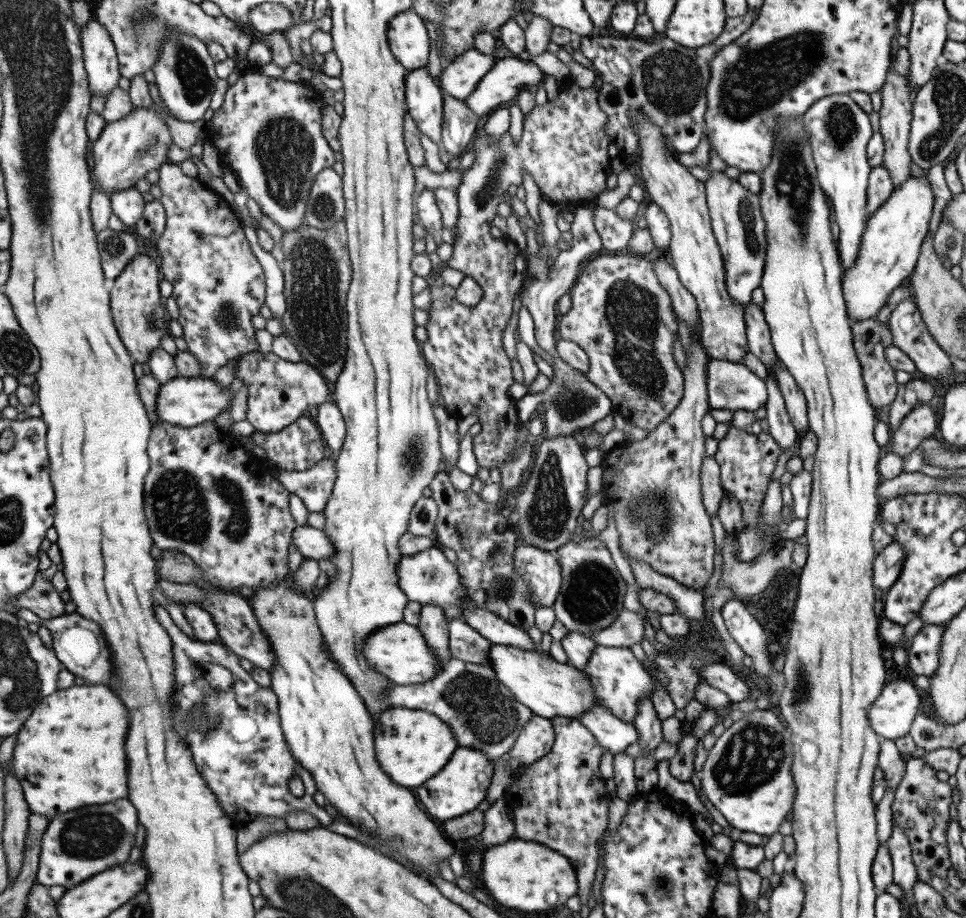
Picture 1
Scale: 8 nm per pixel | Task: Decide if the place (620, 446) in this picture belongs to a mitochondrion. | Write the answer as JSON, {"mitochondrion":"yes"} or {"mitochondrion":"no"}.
{"mitochondrion":"no"}

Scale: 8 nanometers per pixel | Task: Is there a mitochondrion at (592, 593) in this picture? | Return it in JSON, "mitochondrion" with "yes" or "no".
{"mitochondrion":"yes"}

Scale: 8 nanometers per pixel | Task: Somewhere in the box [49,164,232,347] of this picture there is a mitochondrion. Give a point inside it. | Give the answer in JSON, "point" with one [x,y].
{"point":[114,245]}

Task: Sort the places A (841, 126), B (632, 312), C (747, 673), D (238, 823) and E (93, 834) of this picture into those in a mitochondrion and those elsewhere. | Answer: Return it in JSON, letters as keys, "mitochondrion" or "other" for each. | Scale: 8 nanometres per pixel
{"A":"mitochondrion","B":"mitochondrion","C":"other","D":"other","E":"mitochondrion"}

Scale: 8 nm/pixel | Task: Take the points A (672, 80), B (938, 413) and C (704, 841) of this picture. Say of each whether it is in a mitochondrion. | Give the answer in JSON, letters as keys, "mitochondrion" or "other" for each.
{"A":"mitochondrion","B":"other","C":"other"}

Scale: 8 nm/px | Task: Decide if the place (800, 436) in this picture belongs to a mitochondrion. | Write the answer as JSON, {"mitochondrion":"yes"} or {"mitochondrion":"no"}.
{"mitochondrion":"no"}

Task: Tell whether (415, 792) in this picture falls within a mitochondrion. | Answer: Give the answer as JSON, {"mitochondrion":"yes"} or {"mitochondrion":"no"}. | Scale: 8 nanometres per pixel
{"mitochondrion":"no"}

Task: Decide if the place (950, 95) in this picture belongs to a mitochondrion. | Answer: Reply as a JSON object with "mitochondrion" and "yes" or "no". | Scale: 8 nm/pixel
{"mitochondrion":"yes"}

